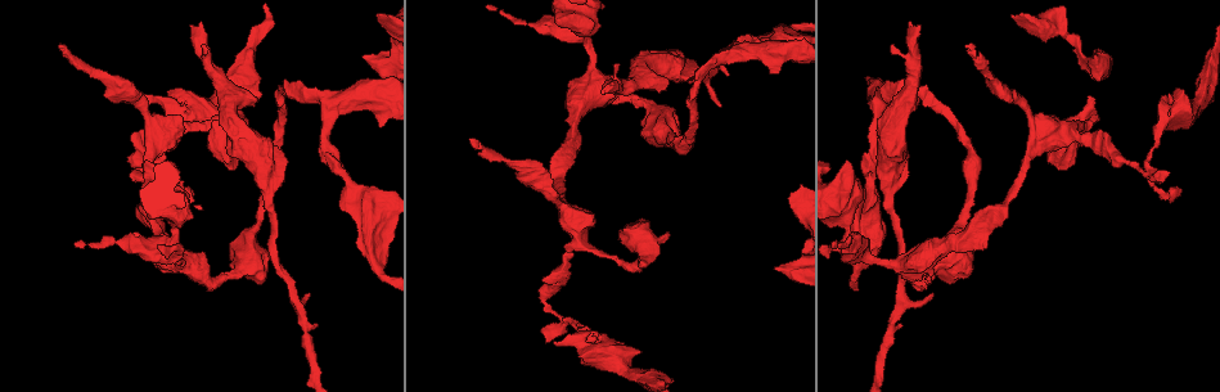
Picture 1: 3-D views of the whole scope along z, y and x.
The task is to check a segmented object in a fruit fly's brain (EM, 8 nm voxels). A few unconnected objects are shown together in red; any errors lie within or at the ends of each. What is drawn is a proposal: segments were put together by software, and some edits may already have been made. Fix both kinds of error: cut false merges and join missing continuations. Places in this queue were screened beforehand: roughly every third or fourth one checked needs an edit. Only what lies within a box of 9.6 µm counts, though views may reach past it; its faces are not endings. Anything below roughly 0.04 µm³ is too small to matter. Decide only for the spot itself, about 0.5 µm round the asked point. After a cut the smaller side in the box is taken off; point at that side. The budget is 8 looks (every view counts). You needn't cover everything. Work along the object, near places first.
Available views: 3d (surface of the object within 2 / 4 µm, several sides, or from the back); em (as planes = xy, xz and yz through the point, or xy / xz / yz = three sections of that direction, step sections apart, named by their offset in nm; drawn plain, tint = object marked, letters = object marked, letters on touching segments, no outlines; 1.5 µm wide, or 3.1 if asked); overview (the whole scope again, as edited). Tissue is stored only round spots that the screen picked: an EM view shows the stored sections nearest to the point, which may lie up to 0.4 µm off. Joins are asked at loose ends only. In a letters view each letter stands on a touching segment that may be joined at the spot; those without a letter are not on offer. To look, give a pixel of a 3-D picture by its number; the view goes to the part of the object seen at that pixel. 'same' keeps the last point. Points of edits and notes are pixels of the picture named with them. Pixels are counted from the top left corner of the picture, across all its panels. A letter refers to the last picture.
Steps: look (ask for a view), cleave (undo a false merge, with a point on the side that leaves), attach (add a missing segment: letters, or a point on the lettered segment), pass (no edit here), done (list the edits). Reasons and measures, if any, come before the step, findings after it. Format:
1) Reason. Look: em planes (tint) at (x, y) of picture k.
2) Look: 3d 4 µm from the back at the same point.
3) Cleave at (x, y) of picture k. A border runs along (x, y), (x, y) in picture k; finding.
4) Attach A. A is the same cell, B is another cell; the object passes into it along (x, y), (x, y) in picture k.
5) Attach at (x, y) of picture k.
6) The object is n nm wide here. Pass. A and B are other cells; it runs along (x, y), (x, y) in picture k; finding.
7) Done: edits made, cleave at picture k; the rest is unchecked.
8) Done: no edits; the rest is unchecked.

An open end. Look: 3d 4 µm at (255, 105) of picture 1.

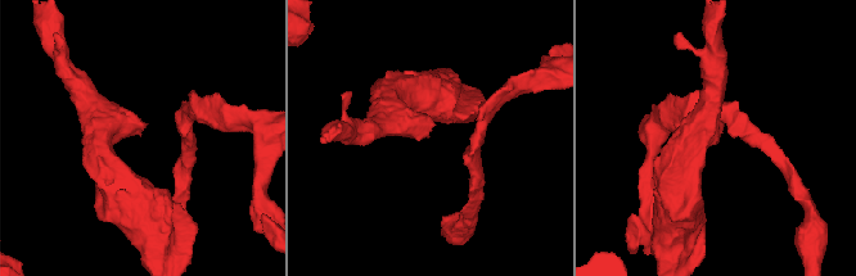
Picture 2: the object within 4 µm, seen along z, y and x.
Look: em planes (letters) at (718, 135) of picture 2.

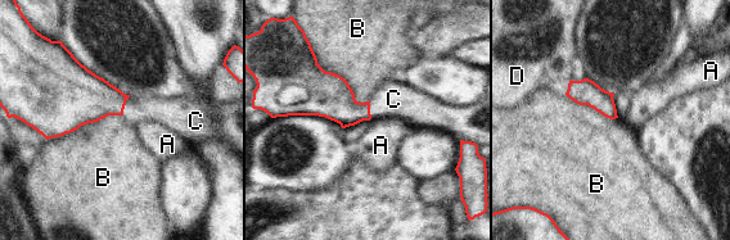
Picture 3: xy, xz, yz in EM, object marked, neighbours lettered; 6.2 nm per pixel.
The object is 260 nm wide here. Attach C. C is the same cell, A, B and D are other cells; the object passes into it along (86, 98), (125, 104), (138, 111) in picture 3; the neuron continues.

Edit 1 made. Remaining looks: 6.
Redraw. Look: overview.

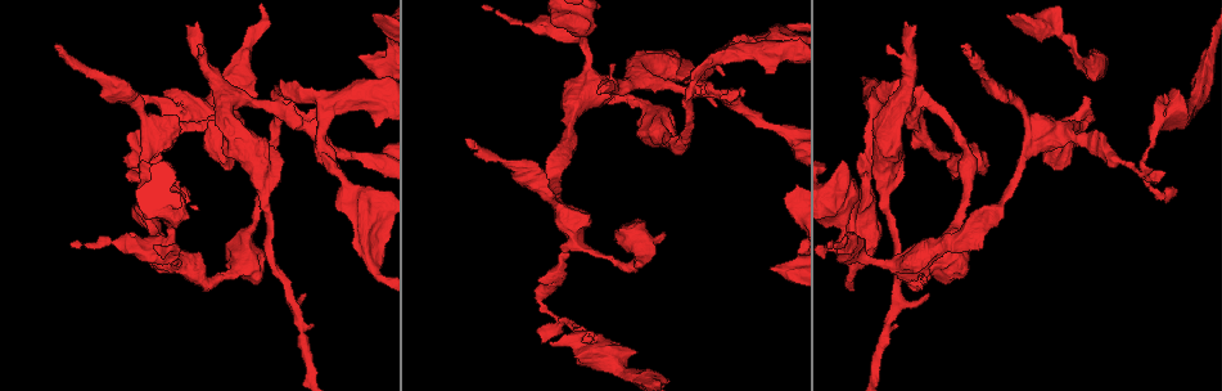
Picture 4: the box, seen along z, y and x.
Branch stops here. Look: em planes (letters) at (914, 25) of picture 4.

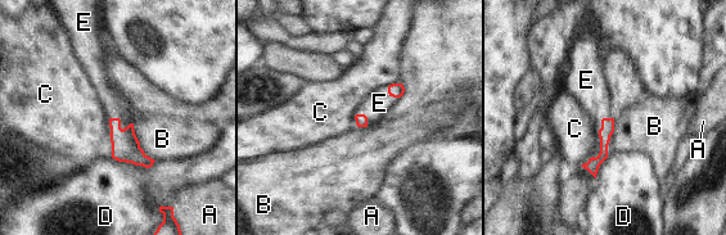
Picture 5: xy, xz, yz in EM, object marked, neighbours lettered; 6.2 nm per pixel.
Attach E. E is the same cell, A, B, C and D are other cells; the neuron continues.

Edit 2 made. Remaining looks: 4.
Look: overview.

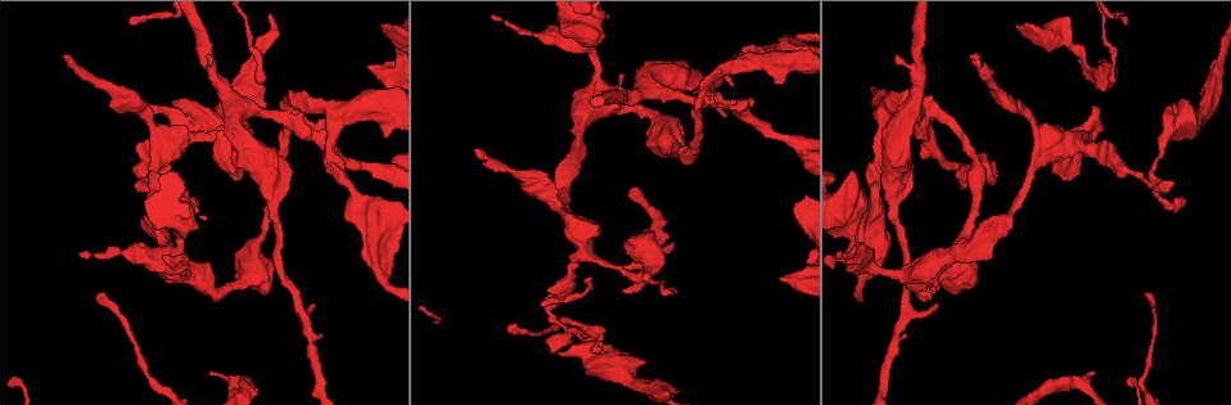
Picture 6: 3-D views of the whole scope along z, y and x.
Calibre changes. Look: em planes (letters) at (274, 199) of picture 6.

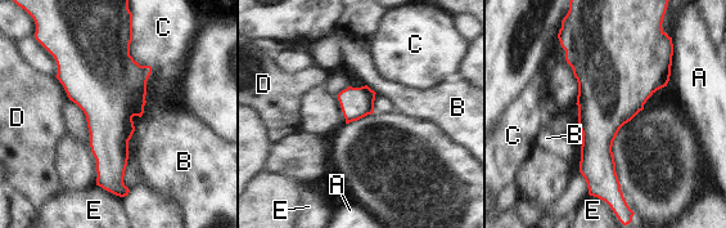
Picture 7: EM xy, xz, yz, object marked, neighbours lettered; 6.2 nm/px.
Pass. A, B, C, D and E are other cells; a border runs along (131, 27), (143, 115) in picture 7; continuous, no second neuron.

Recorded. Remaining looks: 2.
Done: edits made, attach at picture 3, attach at picture 5; the rest is unchecked.

